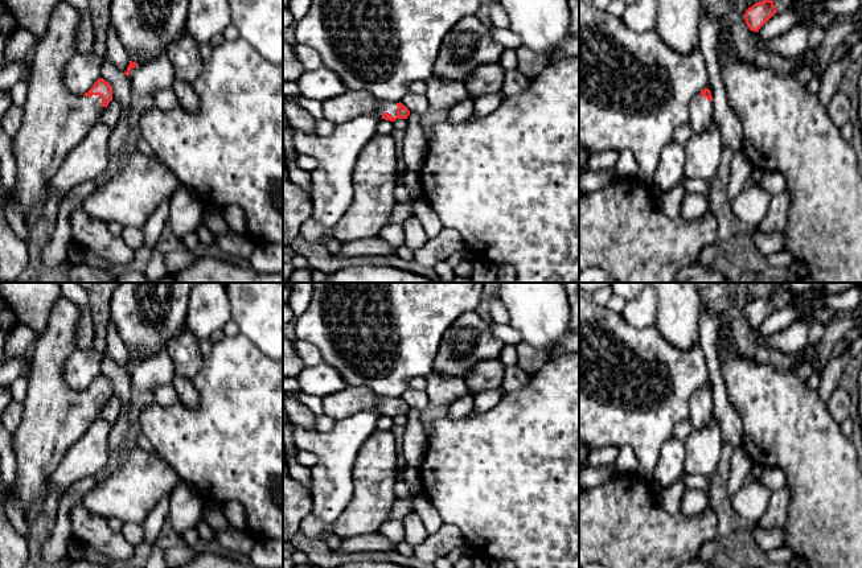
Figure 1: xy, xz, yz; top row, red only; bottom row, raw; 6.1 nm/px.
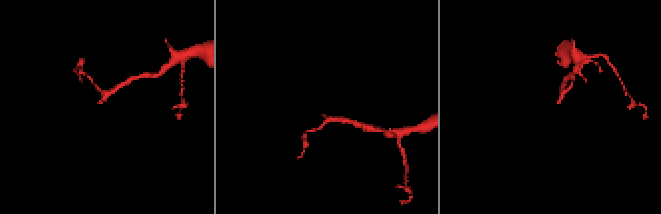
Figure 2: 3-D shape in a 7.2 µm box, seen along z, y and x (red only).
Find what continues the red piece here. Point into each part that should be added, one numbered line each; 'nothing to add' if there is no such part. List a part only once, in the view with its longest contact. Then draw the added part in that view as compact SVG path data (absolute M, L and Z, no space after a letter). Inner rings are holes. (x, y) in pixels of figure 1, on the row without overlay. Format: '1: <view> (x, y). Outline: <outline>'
1: xz (352, 399). Outline: M352 384L323 398L324 413L334 421L364 411L382 413L385 408L389 408L397 413L397 404L397 399L385 399L375 395L369 387Z

